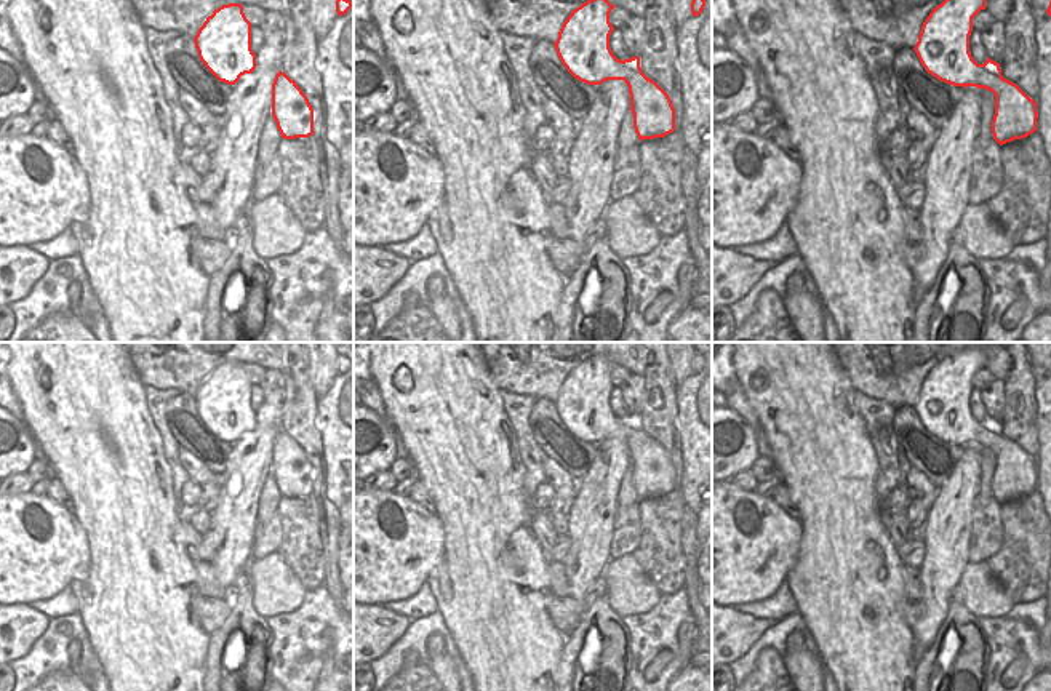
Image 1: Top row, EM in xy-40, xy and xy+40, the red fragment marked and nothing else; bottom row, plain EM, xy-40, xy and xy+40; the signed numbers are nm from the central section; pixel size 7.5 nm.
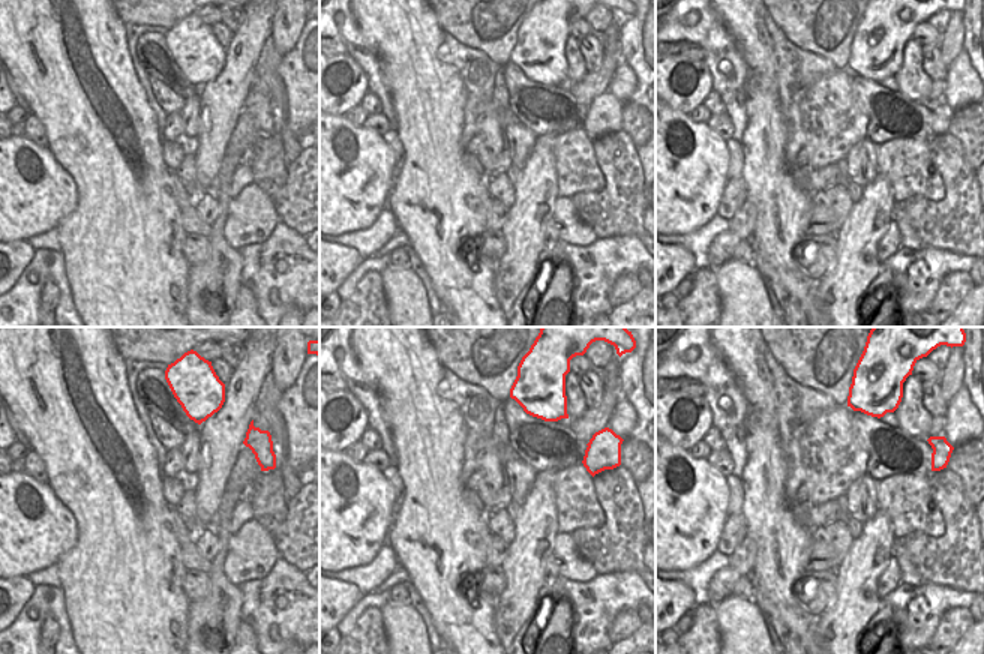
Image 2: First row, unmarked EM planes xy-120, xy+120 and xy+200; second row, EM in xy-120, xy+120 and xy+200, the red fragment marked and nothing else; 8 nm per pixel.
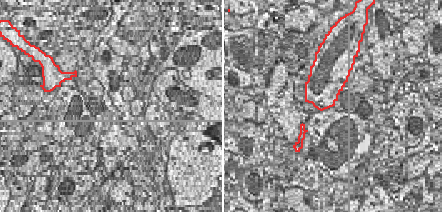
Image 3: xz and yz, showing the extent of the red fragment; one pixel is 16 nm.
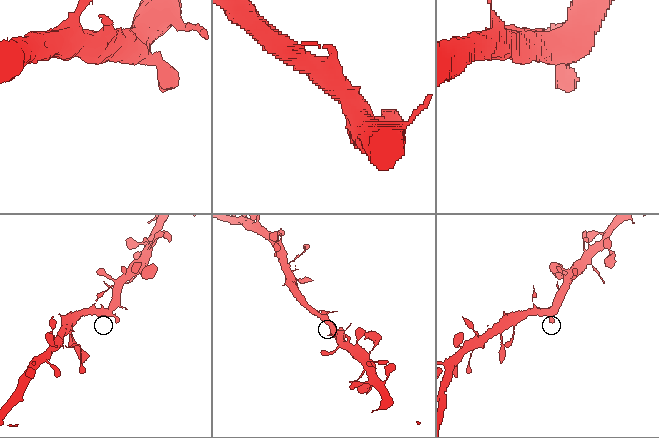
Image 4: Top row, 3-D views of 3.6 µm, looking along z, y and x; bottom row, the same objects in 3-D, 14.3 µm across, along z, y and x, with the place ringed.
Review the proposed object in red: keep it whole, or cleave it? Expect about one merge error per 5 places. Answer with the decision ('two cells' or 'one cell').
one cell

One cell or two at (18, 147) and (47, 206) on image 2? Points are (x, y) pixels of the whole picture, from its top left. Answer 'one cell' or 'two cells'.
one cell

